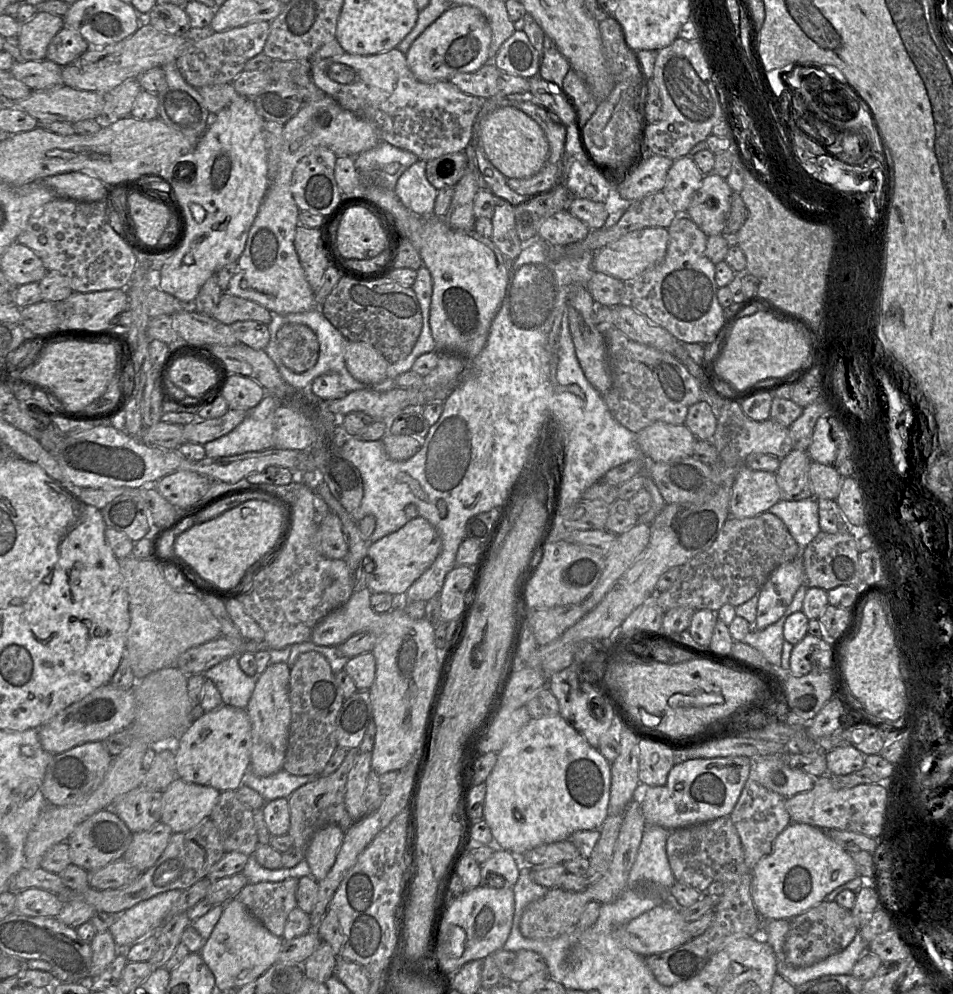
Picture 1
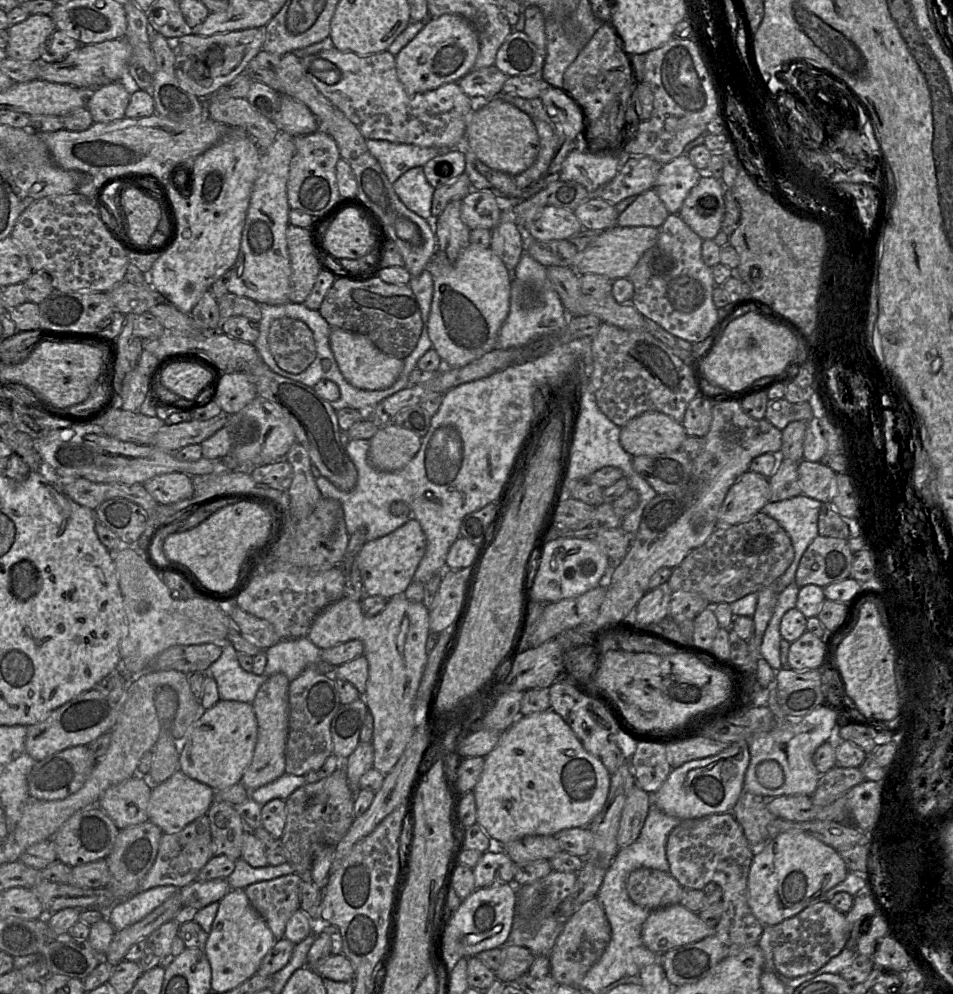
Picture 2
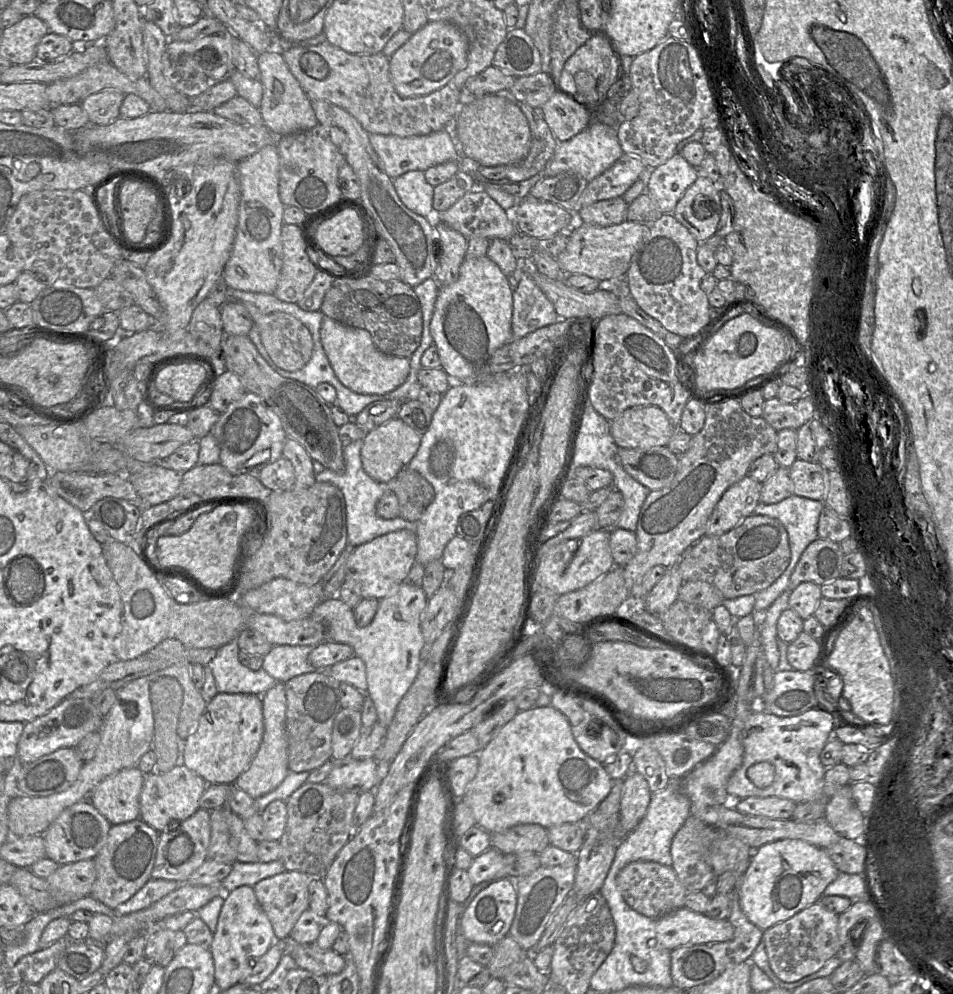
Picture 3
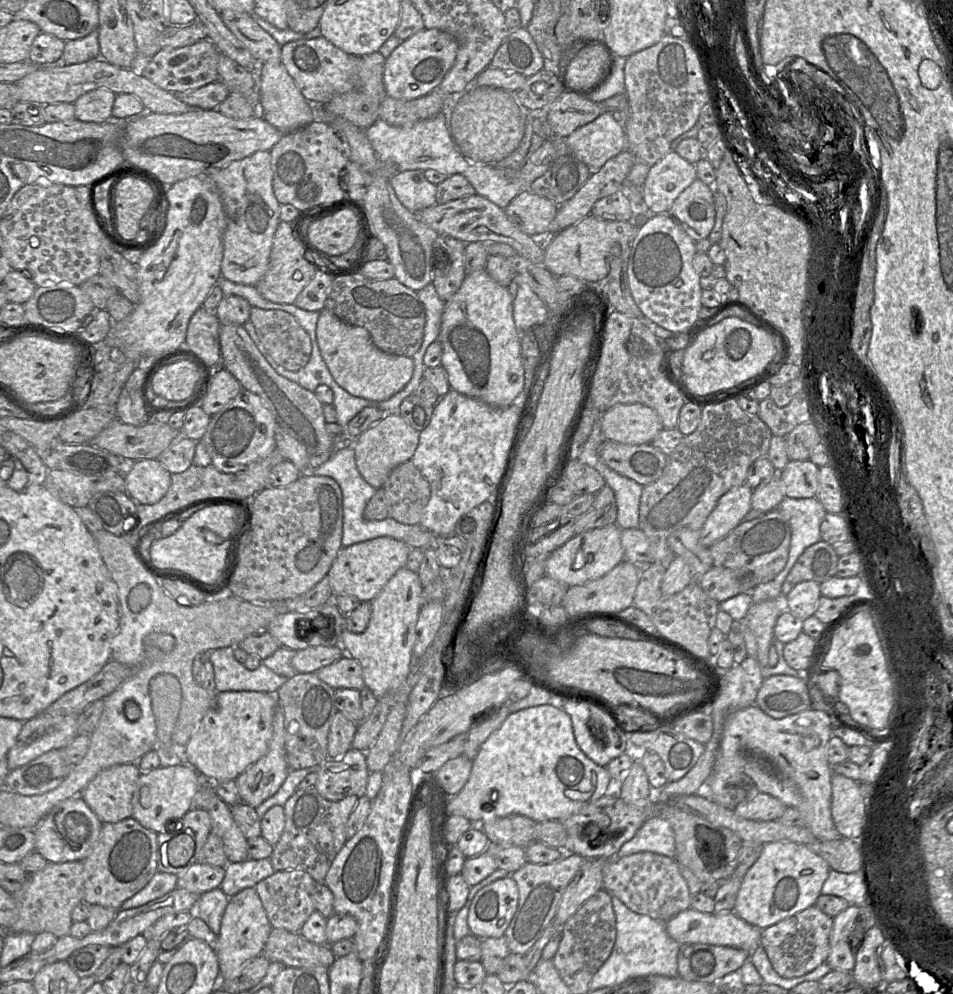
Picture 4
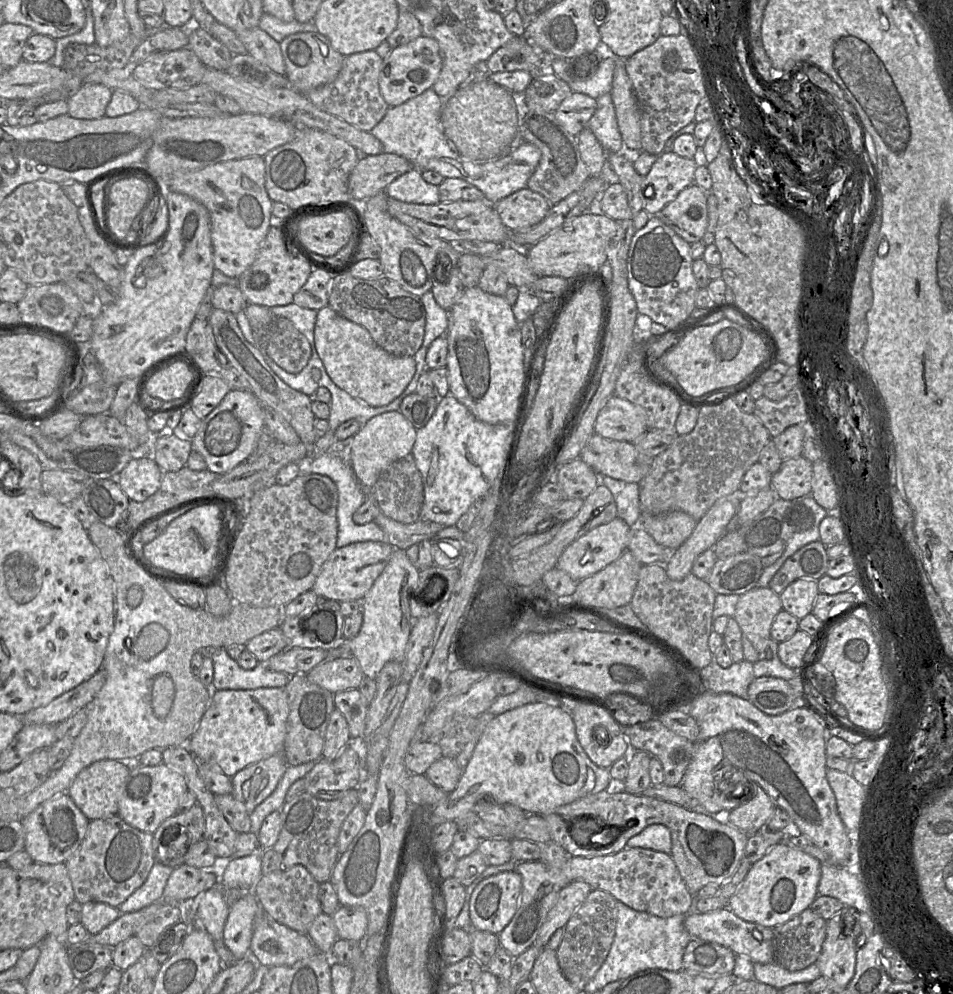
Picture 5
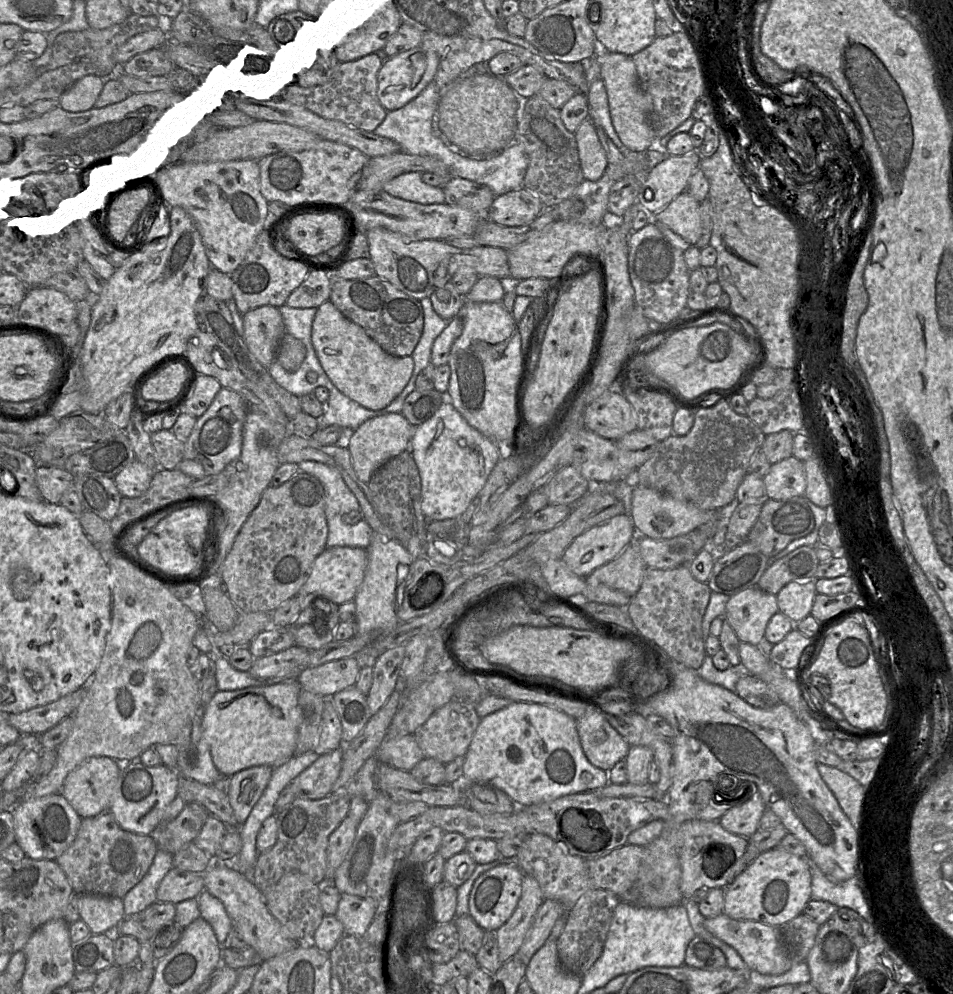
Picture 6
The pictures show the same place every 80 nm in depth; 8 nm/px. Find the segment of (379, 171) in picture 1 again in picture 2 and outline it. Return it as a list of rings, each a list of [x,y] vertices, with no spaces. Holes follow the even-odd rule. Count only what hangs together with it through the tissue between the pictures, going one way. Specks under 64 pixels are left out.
[[[367,139],[366,145],[392,185],[409,169],[423,167],[432,158],[450,150],[374,139]]]

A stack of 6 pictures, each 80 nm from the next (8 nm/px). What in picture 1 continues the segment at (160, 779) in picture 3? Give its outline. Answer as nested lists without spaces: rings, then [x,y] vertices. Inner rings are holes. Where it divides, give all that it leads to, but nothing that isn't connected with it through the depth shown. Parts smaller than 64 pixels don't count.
[[[176,777],[175,780],[162,791],[162,814],[160,822],[168,825],[173,833],[187,832],[204,820],[209,819],[220,792],[213,787],[188,783]]]

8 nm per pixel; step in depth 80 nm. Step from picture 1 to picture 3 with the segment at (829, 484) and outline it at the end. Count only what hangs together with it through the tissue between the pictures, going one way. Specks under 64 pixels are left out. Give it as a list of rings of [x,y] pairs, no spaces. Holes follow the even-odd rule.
[[[796,459],[789,468],[794,495],[823,501],[827,491],[827,472],[819,463]]]

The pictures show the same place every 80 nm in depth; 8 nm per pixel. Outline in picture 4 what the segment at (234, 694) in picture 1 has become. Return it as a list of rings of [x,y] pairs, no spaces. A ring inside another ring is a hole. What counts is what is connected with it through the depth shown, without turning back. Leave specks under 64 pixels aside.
[[[233,647],[209,649],[204,651],[210,656],[214,667],[216,692],[223,691],[255,691],[276,694],[277,691],[287,682],[287,678],[276,674],[263,663],[256,670],[248,670],[243,664],[236,660]]]

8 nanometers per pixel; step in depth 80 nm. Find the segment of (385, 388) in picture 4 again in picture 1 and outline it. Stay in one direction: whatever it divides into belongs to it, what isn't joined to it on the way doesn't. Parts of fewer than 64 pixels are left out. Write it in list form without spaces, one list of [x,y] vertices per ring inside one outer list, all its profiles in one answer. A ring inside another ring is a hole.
[[[348,341],[346,344],[345,363],[350,374],[366,385],[383,382],[391,364],[370,344],[354,341]]]

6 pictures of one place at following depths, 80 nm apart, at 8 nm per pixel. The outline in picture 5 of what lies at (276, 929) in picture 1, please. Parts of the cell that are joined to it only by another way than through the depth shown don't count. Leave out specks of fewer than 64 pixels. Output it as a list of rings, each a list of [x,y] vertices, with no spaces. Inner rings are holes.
[[[302,865],[263,875],[253,893],[261,908],[274,920],[302,934],[307,934],[312,922],[323,912],[319,901],[319,883]]]

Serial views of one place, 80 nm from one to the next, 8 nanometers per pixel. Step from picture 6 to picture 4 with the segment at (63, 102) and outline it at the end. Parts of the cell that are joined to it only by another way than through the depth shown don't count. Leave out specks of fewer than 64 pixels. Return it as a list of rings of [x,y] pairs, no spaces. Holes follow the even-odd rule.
[[[98,88],[80,96],[73,104],[75,118],[81,122],[104,123],[112,119],[112,108],[116,94]]]

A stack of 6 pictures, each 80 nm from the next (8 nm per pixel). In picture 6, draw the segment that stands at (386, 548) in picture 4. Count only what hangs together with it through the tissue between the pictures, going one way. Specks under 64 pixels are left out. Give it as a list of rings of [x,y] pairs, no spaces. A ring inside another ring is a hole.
[[[326,547],[315,559],[311,572],[296,596],[301,610],[315,598],[324,597],[338,605],[353,601],[365,575],[367,550],[361,547]]]

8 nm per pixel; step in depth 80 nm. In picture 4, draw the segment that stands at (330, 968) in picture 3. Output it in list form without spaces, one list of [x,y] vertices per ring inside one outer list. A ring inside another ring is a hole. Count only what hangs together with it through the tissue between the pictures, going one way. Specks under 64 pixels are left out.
[[[272,928],[261,953],[270,962],[281,962],[285,967],[329,968],[336,957],[330,945],[317,945],[300,933],[292,933],[282,928]]]

